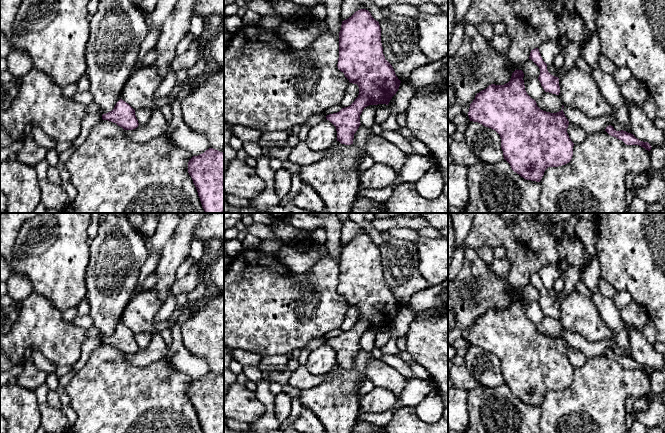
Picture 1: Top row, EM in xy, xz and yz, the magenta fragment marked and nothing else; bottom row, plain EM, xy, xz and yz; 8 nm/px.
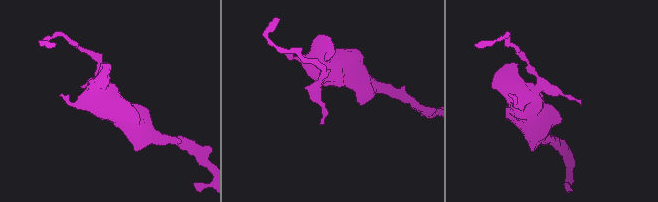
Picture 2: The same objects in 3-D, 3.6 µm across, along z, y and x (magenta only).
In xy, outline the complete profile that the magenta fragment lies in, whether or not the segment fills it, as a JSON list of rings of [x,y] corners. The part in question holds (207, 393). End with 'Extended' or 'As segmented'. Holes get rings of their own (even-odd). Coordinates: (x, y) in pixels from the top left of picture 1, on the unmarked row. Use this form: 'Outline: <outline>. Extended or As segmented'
Outline: [[[209,372],[193,380],[188,386],[188,397],[203,433],[224,433],[224,377]]]. As segmented

